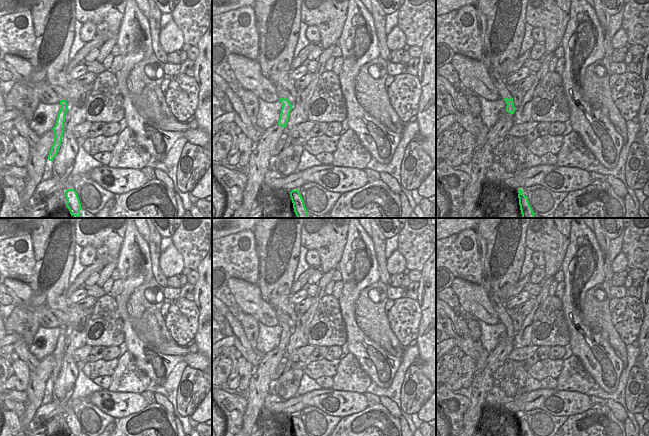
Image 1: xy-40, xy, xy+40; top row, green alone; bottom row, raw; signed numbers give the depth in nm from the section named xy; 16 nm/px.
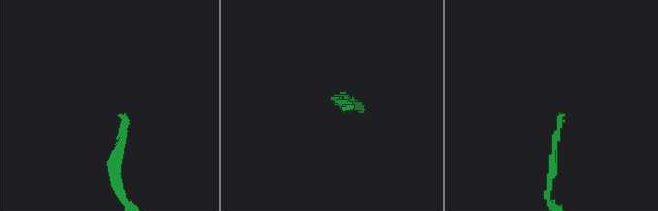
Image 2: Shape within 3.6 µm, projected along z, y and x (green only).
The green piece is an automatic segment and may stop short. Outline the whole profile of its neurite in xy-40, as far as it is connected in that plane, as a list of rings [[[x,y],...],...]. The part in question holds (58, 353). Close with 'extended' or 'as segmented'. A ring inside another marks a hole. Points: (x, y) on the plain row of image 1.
[[[61,324],[60,329],[61,329],[61,333],[58,337],[56,348],[52,353],[55,361],[54,361],[54,367],[48,379],[49,385],[53,385],[53,383],[57,379],[59,372],[61,370],[61,365],[62,365],[62,361],[64,357],[65,339],[67,335],[69,334],[66,324]]]; as segmented

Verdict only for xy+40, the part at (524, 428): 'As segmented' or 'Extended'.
As segmented

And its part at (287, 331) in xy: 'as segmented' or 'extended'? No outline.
extended

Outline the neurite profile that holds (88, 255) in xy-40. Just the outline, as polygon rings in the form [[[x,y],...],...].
[[[86,246],[82,249],[80,254],[81,264],[85,267],[90,266],[94,263],[97,258],[97,251],[93,246]]]

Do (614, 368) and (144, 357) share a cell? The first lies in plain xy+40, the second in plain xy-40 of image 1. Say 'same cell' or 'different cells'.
same cell

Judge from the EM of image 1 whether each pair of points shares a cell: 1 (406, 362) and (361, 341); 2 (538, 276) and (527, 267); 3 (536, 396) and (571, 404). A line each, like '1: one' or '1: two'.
1: two
2: two
3: one

